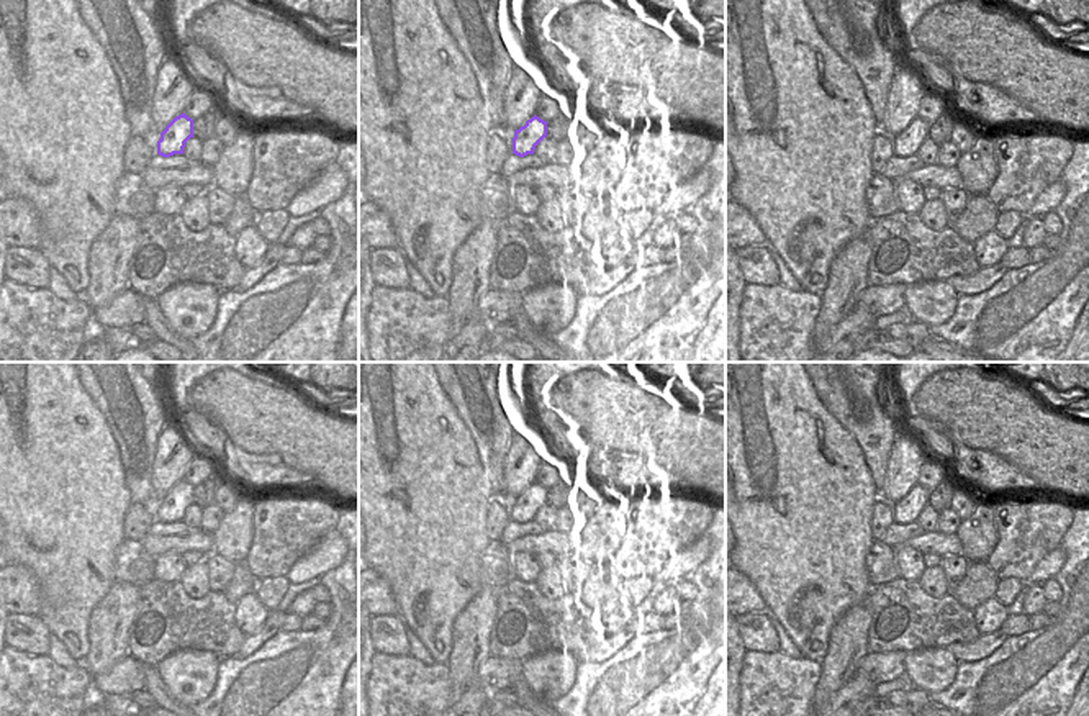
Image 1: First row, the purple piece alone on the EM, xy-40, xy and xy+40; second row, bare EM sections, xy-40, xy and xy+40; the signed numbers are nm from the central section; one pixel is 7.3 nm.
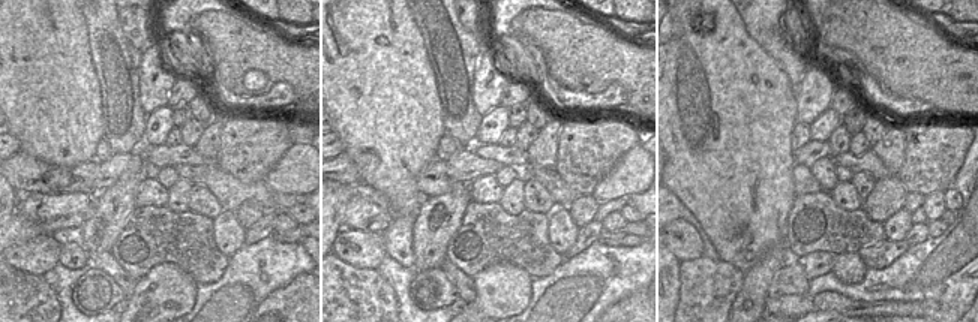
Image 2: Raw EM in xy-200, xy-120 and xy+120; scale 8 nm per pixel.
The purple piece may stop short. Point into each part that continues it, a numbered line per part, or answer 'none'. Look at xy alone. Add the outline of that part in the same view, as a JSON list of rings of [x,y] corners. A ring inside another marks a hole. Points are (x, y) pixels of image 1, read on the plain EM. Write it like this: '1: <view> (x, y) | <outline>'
1: xy (555, 497) | [[[552,487],[547,490],[547,503],[535,513],[534,521],[542,524],[547,531],[555,531],[554,521],[557,510],[565,506],[567,487]]]

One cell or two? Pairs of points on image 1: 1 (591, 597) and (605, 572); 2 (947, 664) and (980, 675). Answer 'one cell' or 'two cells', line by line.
1: one cell
2: two cells

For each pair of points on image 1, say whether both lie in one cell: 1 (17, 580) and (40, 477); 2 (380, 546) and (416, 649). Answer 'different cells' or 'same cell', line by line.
1: different cells
2: different cells

